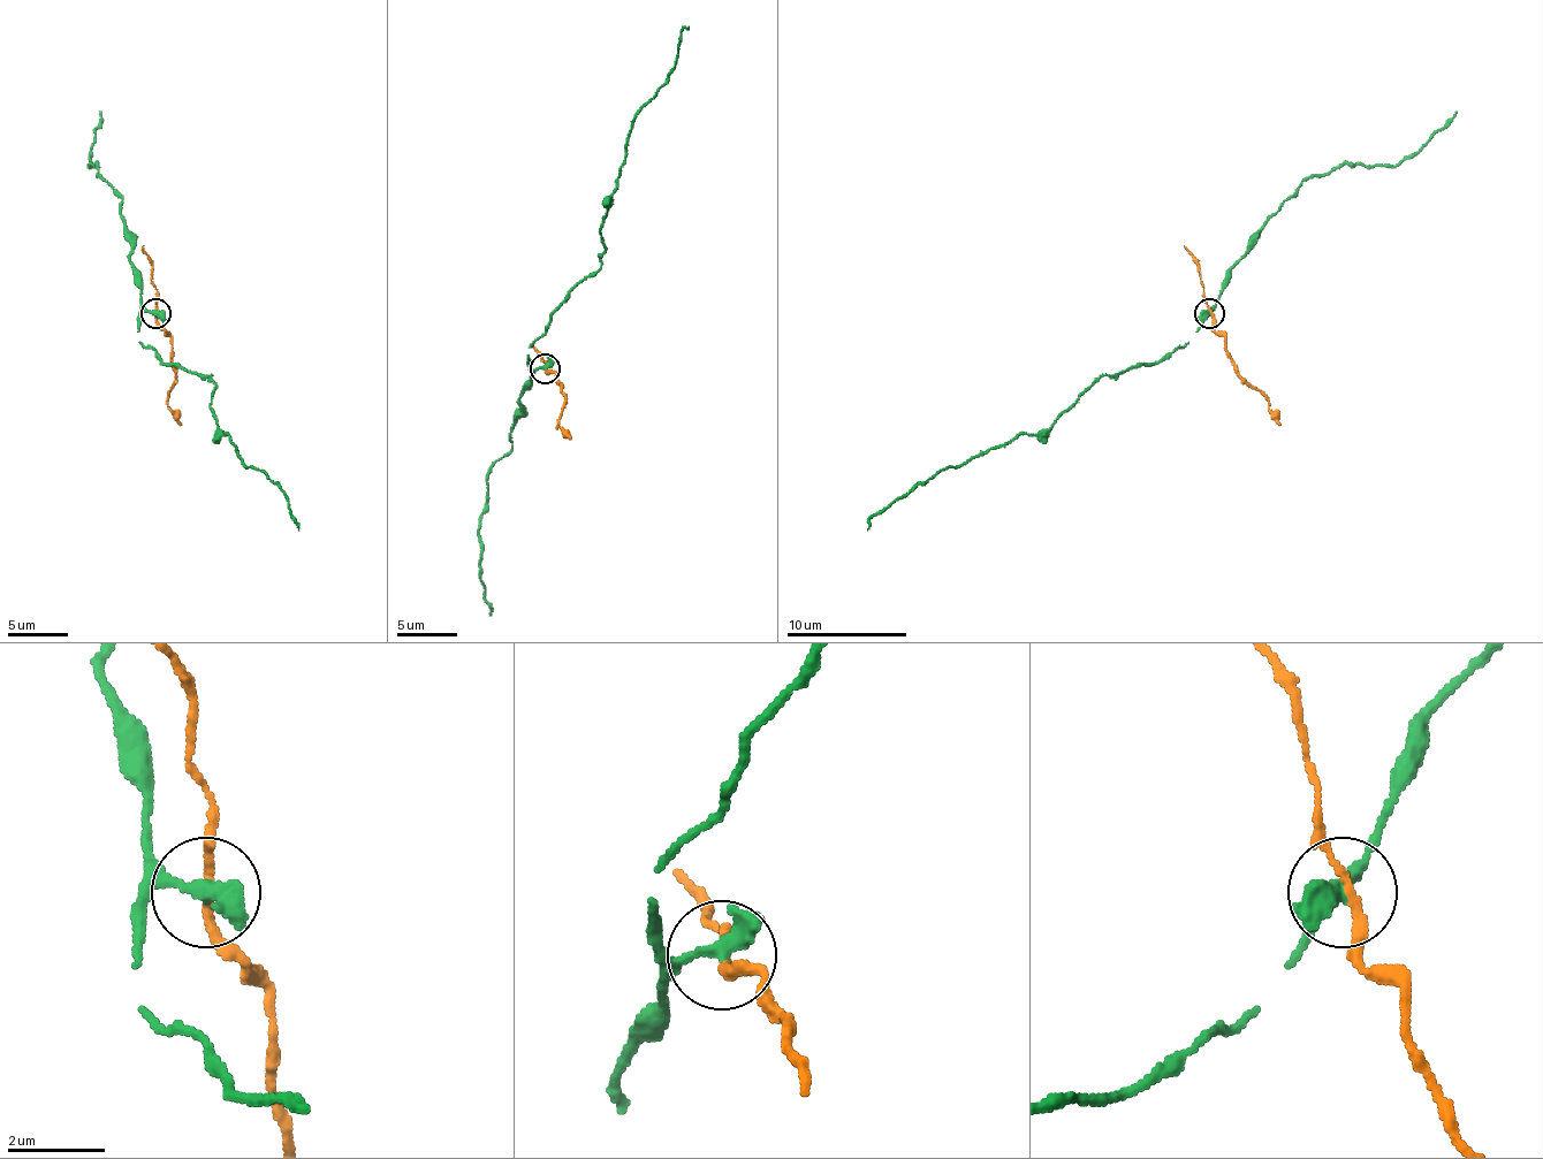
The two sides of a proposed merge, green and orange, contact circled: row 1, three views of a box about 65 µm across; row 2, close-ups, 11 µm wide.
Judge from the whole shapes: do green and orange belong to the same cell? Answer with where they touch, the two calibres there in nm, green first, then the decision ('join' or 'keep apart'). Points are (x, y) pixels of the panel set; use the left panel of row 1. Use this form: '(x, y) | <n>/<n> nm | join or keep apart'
(156, 313) | 480/170 nm | keep apart

